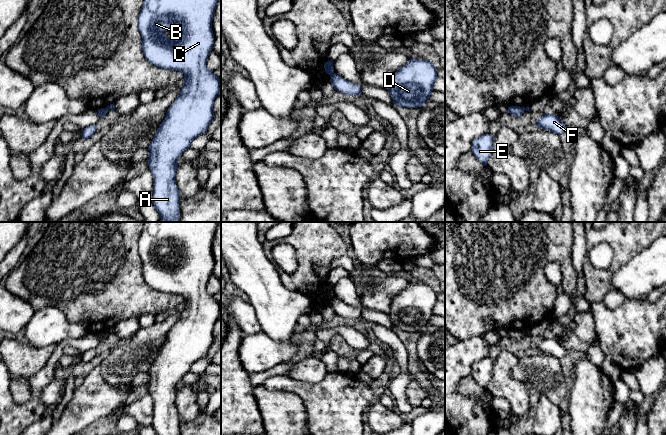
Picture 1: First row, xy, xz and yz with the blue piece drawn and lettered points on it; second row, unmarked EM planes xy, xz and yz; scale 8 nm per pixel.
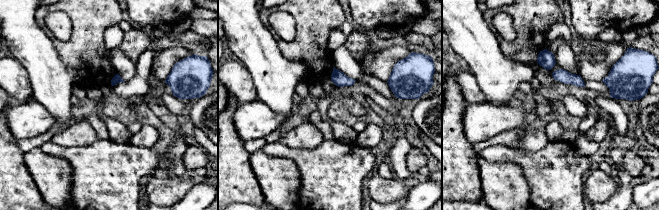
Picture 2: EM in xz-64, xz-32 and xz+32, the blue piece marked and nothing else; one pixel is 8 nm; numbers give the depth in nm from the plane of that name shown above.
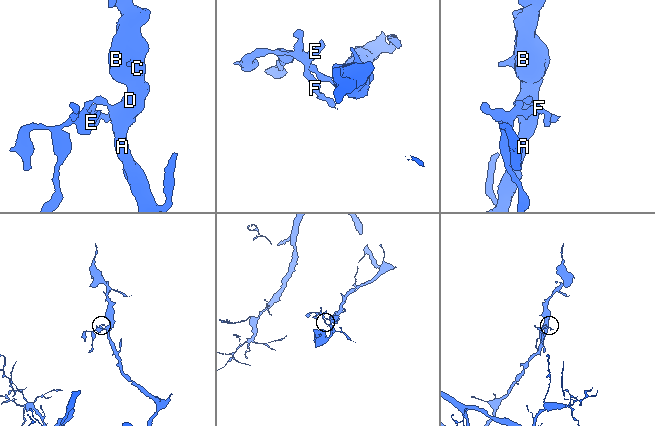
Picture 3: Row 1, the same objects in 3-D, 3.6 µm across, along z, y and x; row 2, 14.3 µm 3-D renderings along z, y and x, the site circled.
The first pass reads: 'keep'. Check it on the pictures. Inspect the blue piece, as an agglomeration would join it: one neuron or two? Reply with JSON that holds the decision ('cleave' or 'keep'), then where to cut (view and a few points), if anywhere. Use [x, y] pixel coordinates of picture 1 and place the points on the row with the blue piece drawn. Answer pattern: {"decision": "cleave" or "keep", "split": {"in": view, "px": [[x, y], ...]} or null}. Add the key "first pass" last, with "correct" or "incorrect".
{"decision": "cleave", "split": {"in": "xz", "px": [[333, 72], [330, 76]]}, "first pass": "incorrect"}

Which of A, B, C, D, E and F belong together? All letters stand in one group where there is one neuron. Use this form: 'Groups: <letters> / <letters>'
Groups: A B C D / E F

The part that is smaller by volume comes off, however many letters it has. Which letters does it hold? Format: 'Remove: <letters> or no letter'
Remove: E, F

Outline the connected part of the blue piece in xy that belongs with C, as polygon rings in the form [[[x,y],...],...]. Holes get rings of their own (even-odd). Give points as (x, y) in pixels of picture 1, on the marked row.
[[[144,0],[138,16],[138,29],[142,36],[145,58],[158,67],[184,74],[180,95],[167,110],[148,146],[148,165],[154,180],[152,203],[165,222],[180,222],[181,197],[175,181],[177,160],[190,148],[191,142],[197,136],[207,131],[214,117],[214,100],[220,94],[220,79],[206,66],[214,43],[212,21],[217,1]],[[177,28],[181,31],[176,39],[169,39],[165,35],[167,29],[172,29],[174,33]]]

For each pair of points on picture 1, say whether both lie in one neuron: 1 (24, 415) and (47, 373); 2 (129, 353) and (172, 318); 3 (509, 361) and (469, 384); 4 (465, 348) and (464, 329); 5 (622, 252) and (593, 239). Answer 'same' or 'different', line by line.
1: same
2: same
3: different
4: different
5: same

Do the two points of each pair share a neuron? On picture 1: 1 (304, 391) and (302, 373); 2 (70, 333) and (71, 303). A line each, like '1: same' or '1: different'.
1: different
2: different

